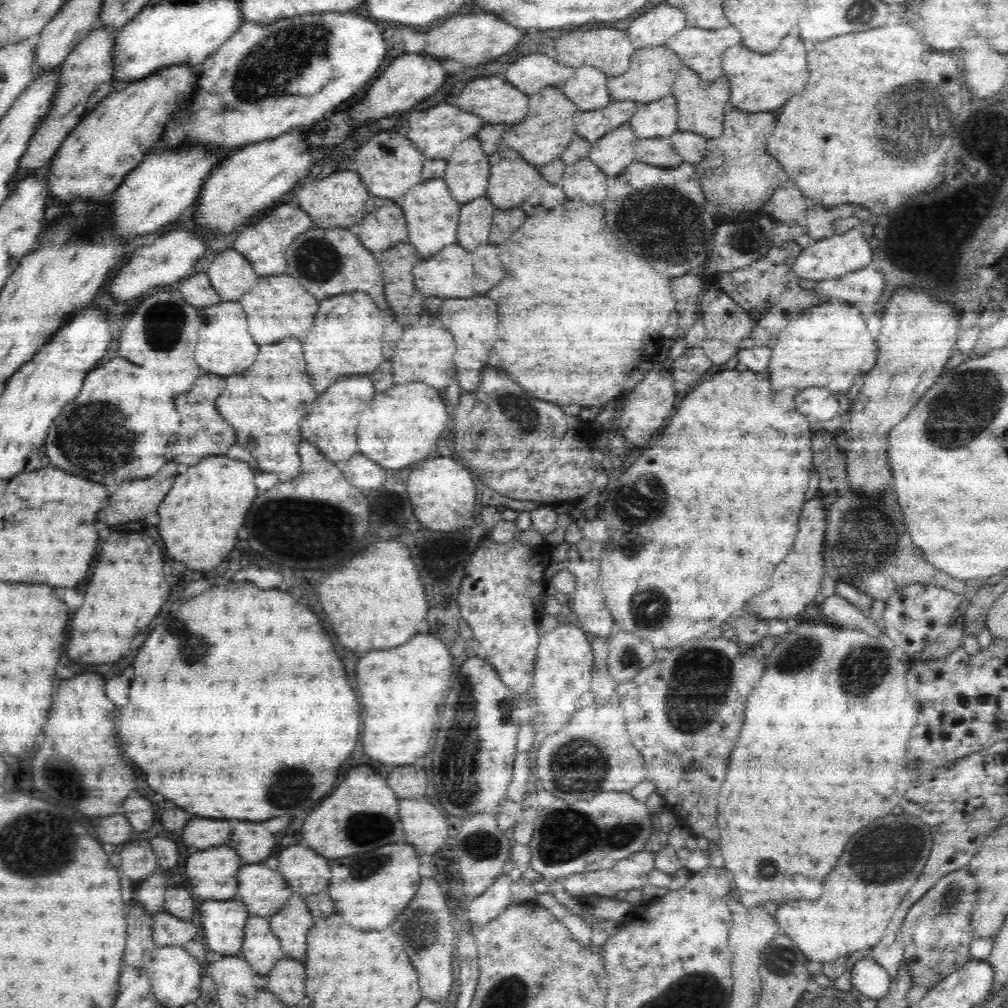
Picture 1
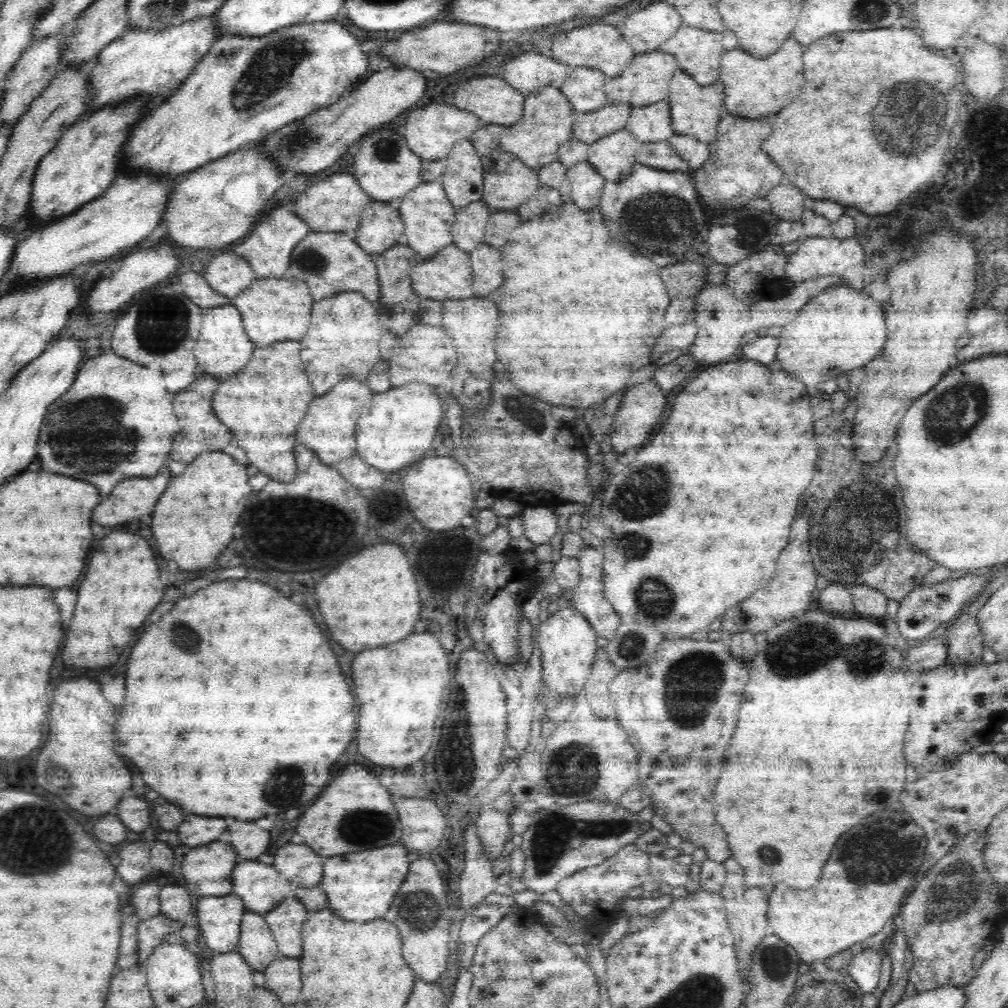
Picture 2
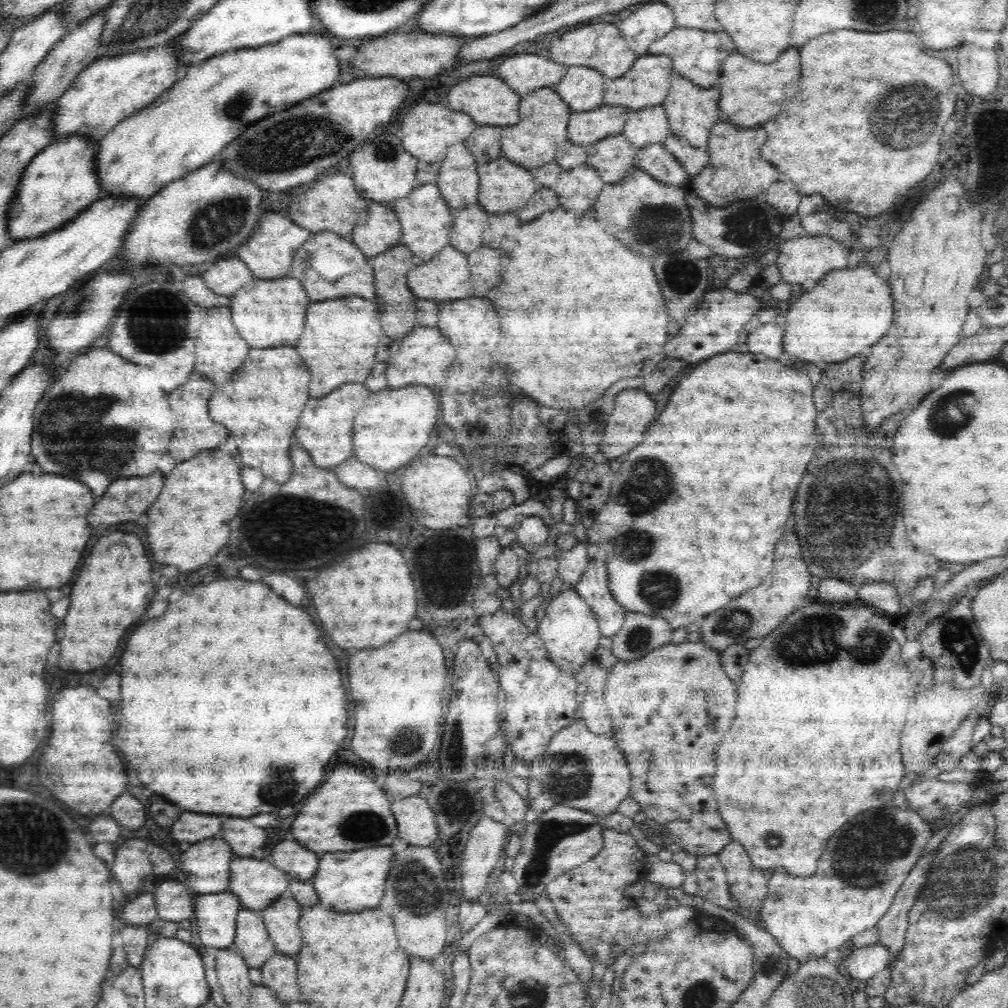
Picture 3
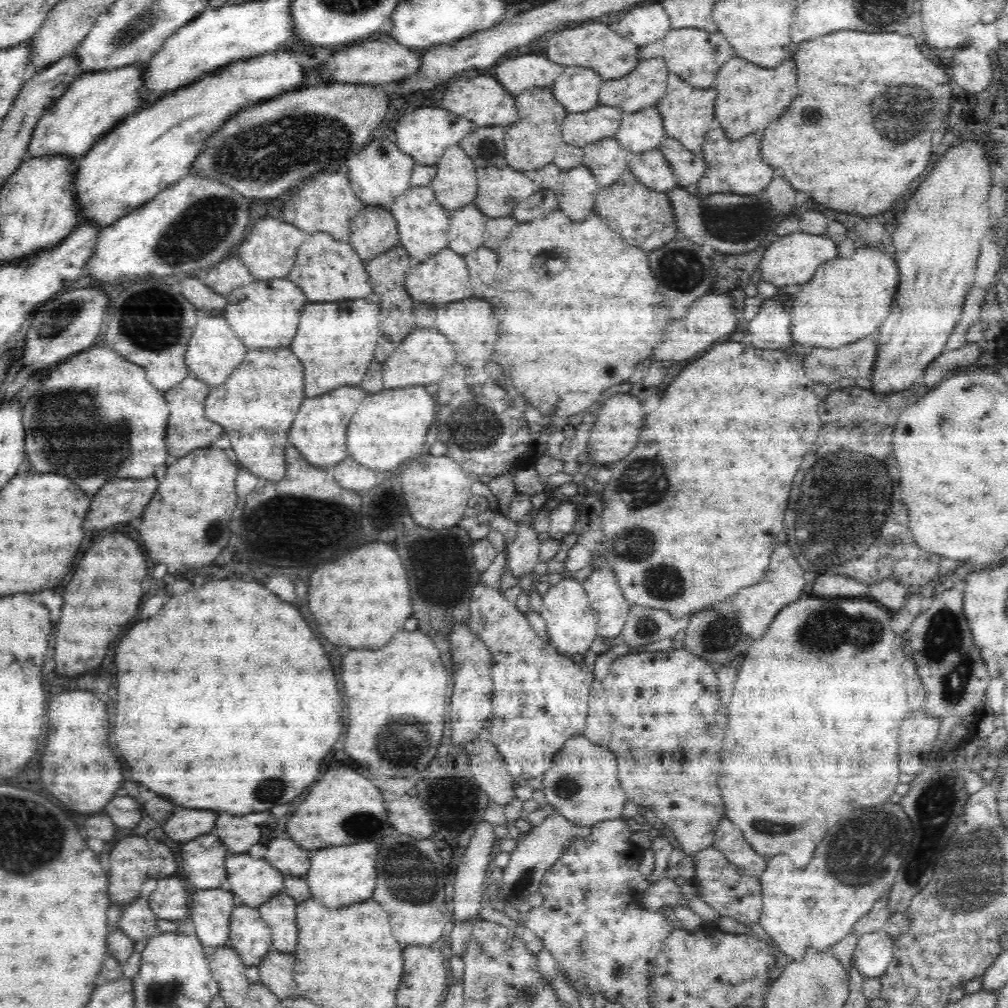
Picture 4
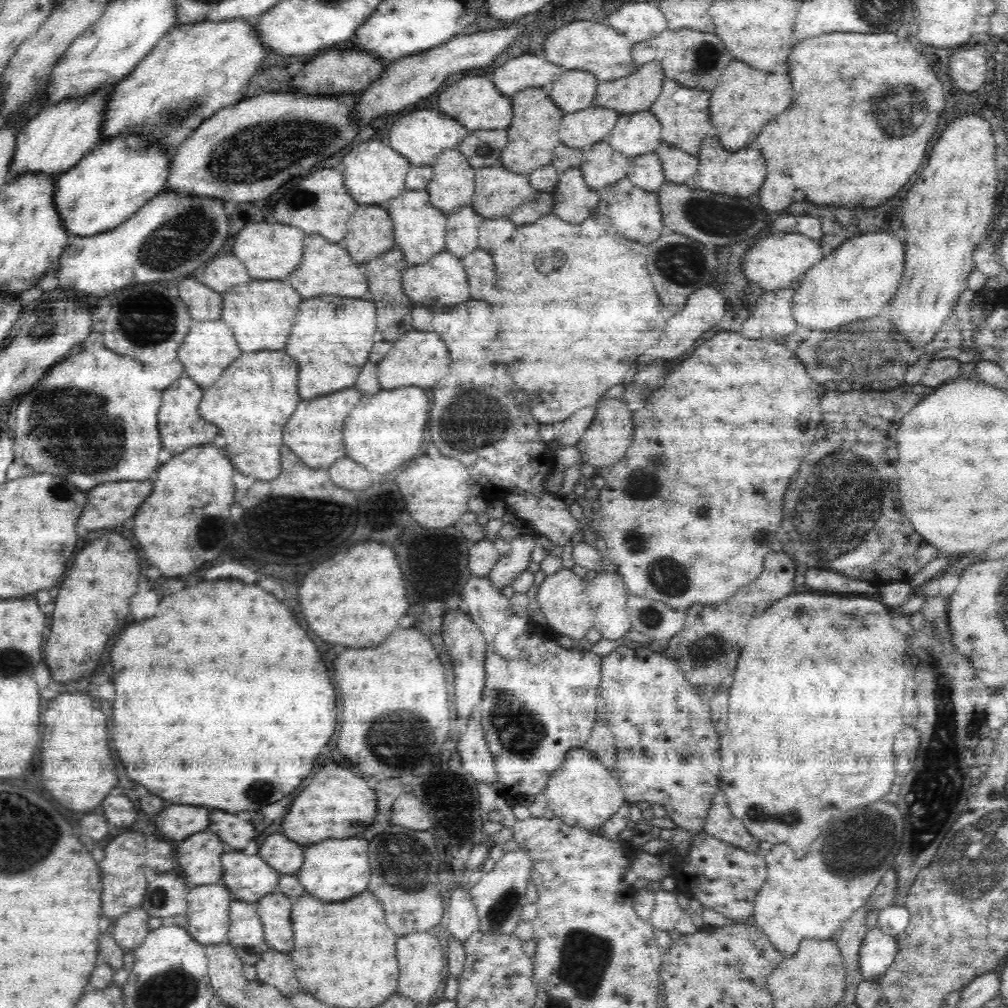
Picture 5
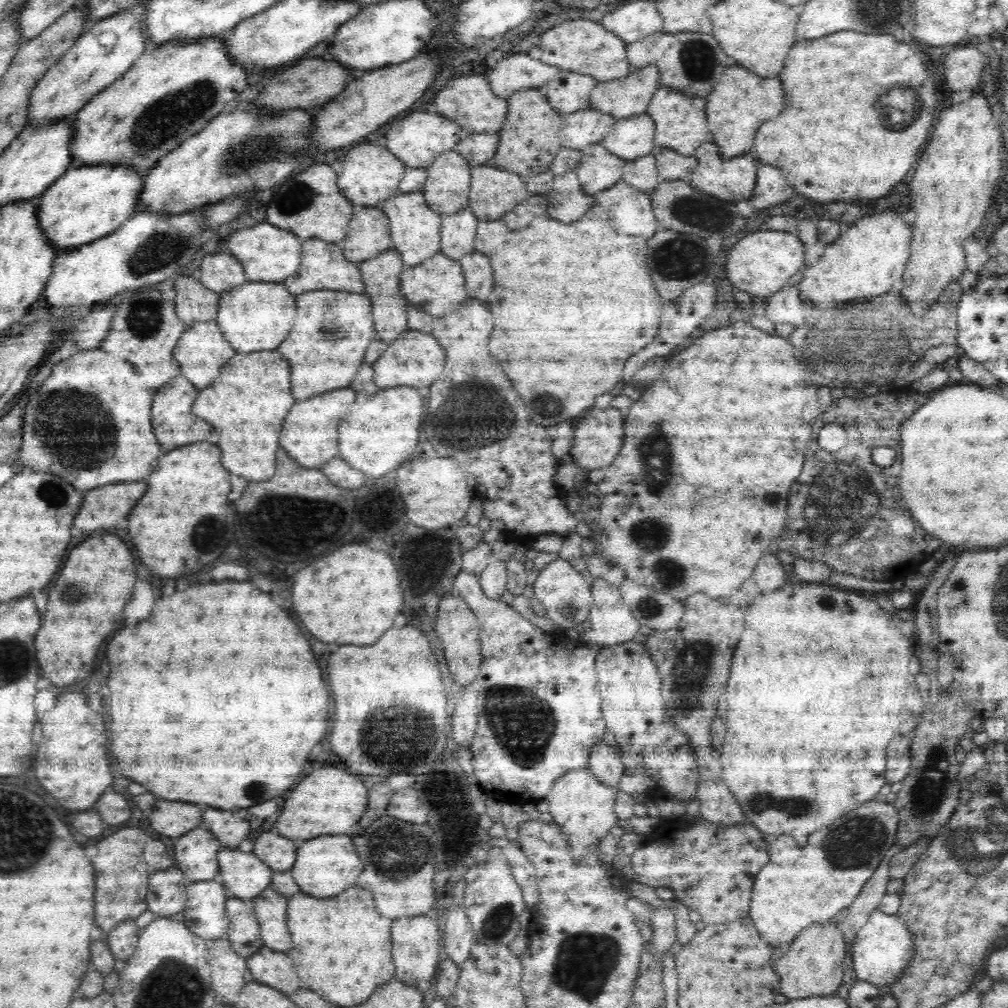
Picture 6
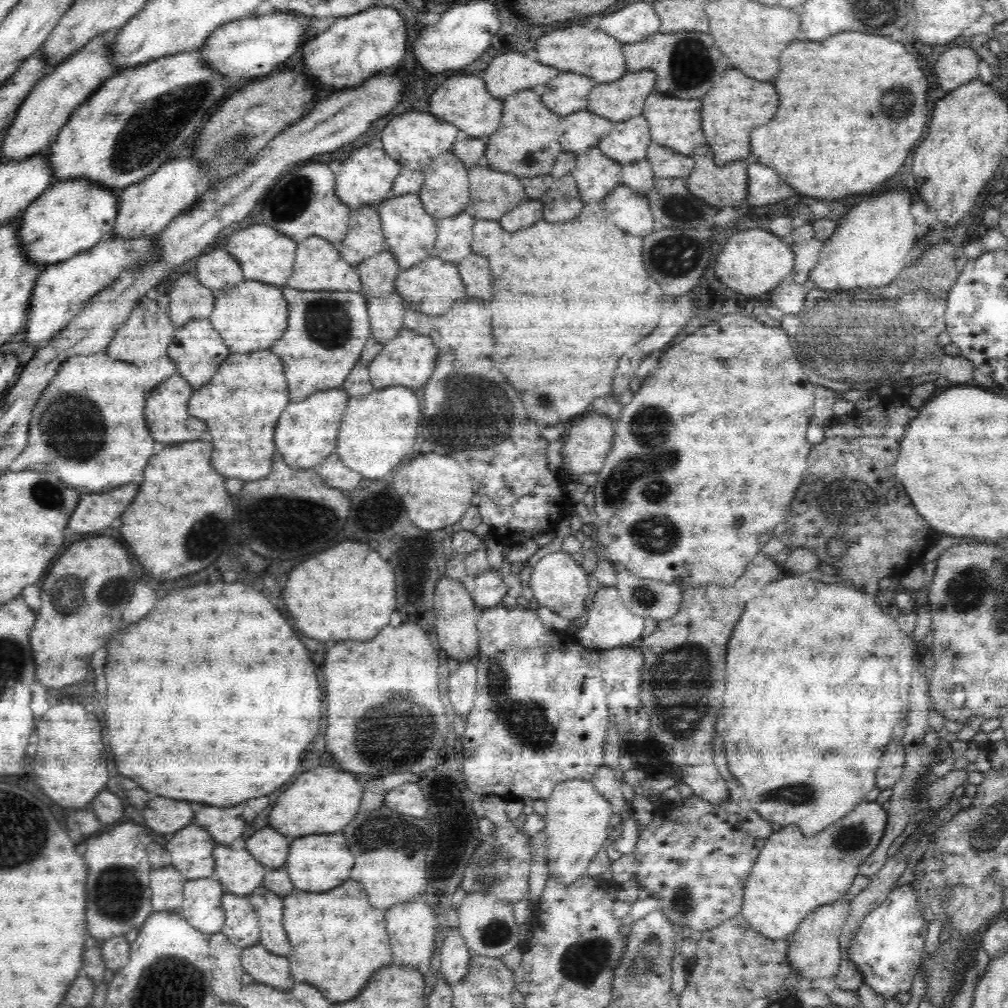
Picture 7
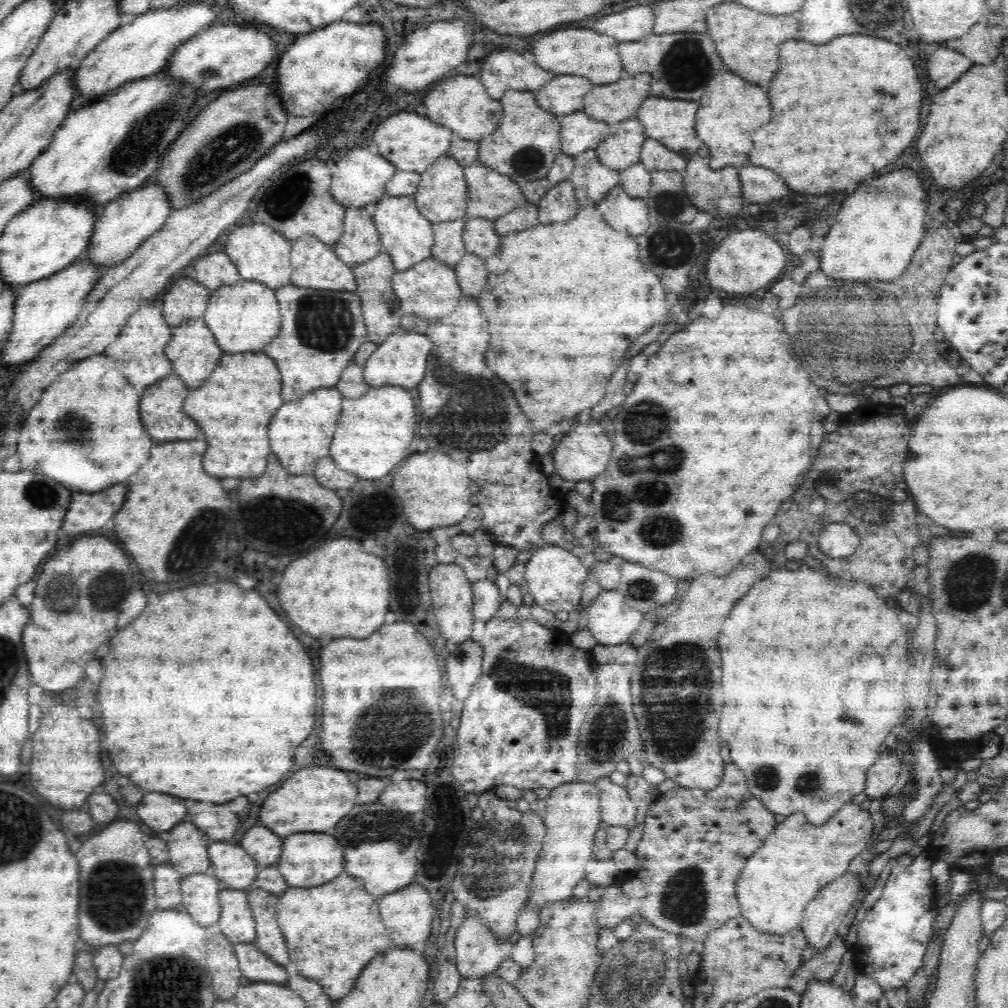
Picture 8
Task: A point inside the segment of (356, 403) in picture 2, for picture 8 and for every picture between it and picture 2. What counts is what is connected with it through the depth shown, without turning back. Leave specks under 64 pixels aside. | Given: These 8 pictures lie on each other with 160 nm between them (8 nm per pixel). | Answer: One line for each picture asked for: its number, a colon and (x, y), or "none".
3: (325, 429)
4: (320, 430)
5: (315, 432)
6: (310, 434)
7: (300, 438)
8: (300, 433)

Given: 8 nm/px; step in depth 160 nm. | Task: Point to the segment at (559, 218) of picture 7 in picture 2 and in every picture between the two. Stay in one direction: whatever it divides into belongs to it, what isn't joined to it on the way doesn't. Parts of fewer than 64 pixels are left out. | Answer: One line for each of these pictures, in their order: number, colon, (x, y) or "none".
2: (583, 185)
3: (578, 188)
4: (577, 189)
5: (573, 200)
6: (567, 202)

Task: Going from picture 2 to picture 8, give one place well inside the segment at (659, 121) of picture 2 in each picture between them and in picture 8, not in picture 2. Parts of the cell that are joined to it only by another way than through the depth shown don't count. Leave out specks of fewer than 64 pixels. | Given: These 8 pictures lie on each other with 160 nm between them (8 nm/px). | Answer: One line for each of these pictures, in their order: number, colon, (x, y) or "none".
3: (647, 126)
4: (641, 131)
5: (636, 134)
6: (633, 137)
7: (627, 142)
8: (621, 149)

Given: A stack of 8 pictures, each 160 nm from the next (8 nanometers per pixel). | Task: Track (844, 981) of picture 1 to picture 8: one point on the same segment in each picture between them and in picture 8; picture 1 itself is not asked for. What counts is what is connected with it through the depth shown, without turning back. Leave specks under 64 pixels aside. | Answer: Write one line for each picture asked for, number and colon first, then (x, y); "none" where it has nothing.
2: (864, 968)
3: (863, 963)
4: (873, 953)
5: (877, 952)
6: (882, 948)
7: (888, 947)
8: (896, 933)

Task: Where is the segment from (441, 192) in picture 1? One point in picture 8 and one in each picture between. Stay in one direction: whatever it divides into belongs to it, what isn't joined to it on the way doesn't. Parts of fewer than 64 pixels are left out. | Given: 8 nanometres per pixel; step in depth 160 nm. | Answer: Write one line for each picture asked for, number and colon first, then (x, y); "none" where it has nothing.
2: (428, 215)
3: (426, 220)
4: (422, 223)
5: (420, 229)
6: (415, 228)
7: (410, 232)
8: (405, 234)

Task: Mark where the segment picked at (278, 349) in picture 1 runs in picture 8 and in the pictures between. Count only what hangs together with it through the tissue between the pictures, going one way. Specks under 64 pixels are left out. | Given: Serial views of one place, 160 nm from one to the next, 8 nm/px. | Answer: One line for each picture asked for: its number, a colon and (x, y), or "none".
2: (269, 392)
3: (268, 390)
4: (261, 410)
5: (271, 378)
6: (249, 387)
7: (254, 382)
8: (234, 406)

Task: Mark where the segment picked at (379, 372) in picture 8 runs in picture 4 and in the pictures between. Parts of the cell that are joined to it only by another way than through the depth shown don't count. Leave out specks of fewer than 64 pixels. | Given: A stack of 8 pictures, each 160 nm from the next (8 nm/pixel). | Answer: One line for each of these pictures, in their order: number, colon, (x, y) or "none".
4: (420, 358)
5: (418, 358)
6: (415, 359)
7: (407, 360)

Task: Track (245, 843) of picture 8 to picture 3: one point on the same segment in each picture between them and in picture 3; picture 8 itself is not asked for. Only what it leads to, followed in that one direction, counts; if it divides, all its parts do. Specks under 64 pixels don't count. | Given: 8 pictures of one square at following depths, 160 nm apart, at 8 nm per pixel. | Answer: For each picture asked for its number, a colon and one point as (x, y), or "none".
3: (297, 863)
4: (289, 859)
5: (286, 857)
6: (278, 853)
7: (268, 847)

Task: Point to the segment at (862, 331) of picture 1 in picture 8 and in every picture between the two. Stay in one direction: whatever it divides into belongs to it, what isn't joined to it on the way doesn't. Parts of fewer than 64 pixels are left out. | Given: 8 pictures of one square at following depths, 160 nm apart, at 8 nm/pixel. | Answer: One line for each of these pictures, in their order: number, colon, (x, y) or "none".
2: (840, 329)
3: (849, 309)
4: (848, 298)
5: (856, 281)
6: (869, 258)
7: (871, 244)
8: (878, 229)

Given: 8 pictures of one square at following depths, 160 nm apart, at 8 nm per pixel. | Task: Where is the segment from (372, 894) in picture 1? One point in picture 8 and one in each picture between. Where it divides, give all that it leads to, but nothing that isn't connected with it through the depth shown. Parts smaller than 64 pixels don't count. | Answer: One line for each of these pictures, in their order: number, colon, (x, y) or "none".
2: (361, 886)
3: (346, 882)
4: (341, 876)
5: (334, 870)
6: (325, 866)
7: (318, 863)
8: (309, 859)

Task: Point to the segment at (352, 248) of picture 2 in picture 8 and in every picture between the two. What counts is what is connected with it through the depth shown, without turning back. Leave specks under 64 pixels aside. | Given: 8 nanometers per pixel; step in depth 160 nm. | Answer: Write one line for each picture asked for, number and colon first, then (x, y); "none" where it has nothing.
3: (329, 266)
4: (326, 269)
5: (326, 267)
6: (323, 266)
7: (318, 266)
8: (315, 265)

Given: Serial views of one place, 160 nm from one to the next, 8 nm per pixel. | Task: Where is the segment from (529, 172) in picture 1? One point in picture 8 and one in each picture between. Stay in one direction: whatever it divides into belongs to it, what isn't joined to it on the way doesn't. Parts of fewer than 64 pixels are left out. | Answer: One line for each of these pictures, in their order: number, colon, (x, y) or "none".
2: (508, 182)
3: (503, 186)
4: (499, 190)
5: (498, 192)
6: (493, 192)
7: (493, 193)
8: (490, 194)

